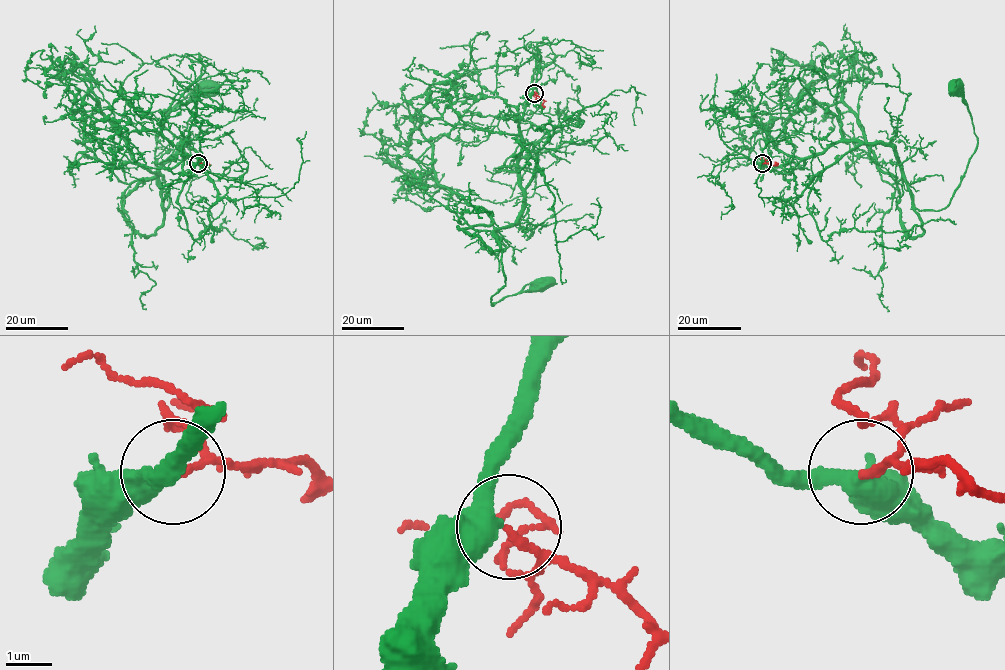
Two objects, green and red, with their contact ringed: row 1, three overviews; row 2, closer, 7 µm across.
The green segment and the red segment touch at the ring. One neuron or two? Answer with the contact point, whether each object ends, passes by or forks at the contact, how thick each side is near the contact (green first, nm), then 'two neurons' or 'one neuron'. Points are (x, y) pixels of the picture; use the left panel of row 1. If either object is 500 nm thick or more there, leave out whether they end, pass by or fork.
place (198, 163); green passes by; red passes by; calibres 420 and 120 nm; one neuron

